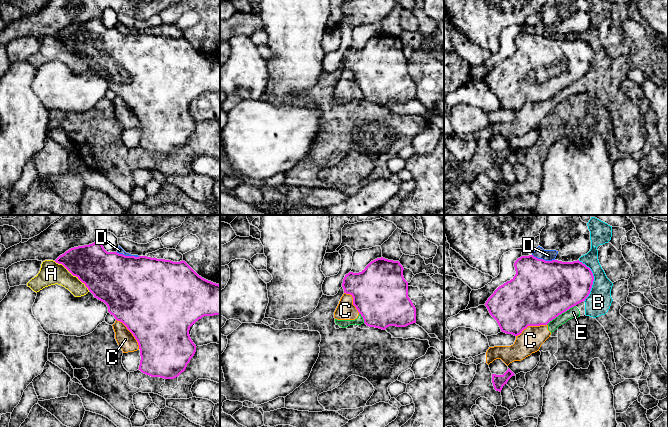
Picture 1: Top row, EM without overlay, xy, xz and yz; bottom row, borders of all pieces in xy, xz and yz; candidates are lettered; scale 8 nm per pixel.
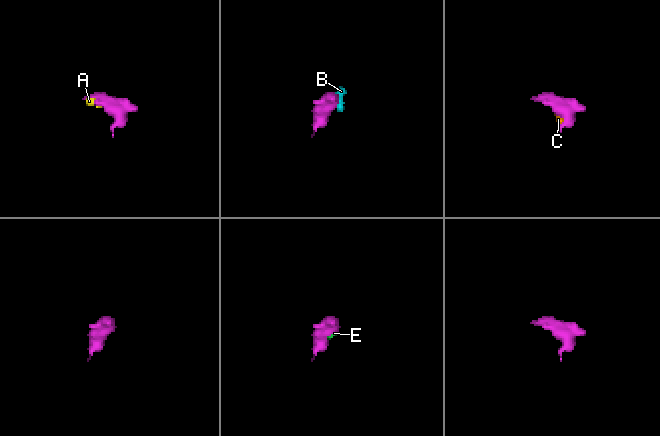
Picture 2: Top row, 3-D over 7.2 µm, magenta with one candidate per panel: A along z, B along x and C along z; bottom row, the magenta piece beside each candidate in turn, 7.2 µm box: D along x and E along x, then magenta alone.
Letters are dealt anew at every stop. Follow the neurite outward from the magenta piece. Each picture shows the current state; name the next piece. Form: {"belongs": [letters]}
{"belongs": []}

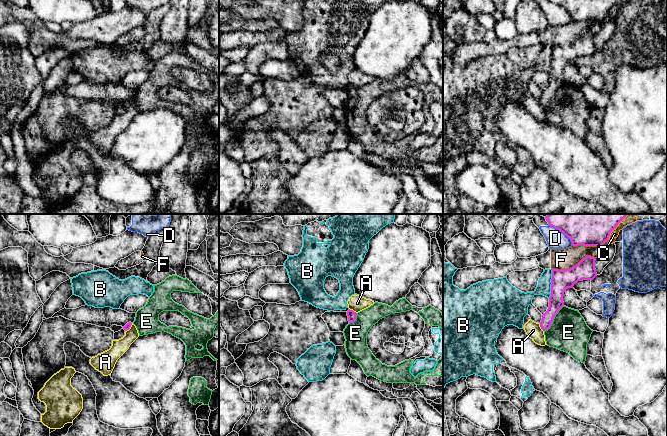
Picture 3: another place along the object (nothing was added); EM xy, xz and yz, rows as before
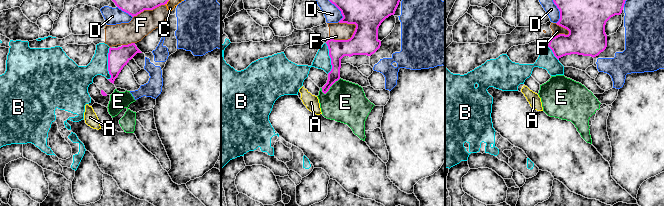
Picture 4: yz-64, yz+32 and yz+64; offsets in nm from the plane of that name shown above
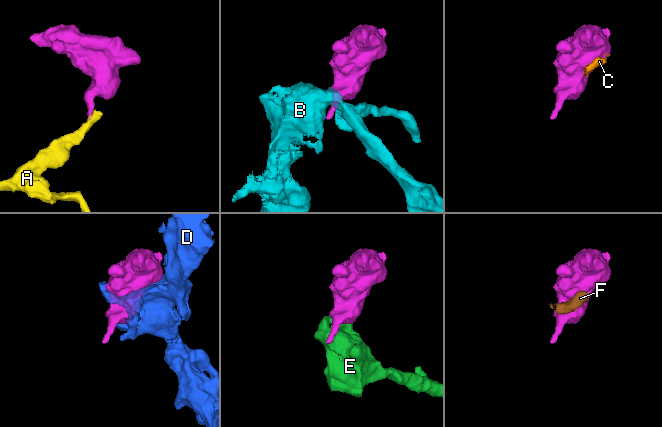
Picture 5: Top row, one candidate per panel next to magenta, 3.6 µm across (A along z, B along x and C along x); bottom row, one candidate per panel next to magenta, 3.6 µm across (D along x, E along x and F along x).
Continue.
{"belongs": []}

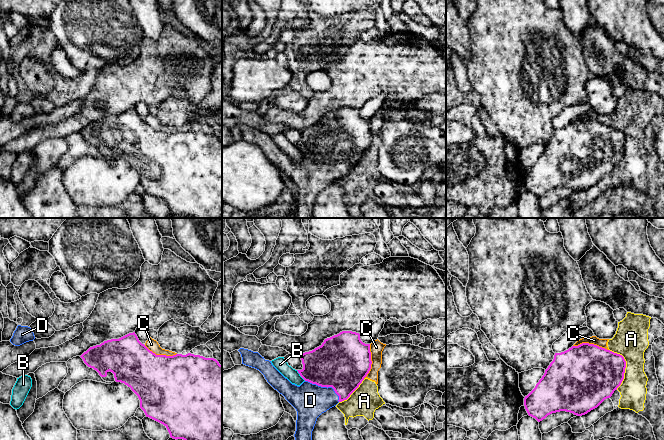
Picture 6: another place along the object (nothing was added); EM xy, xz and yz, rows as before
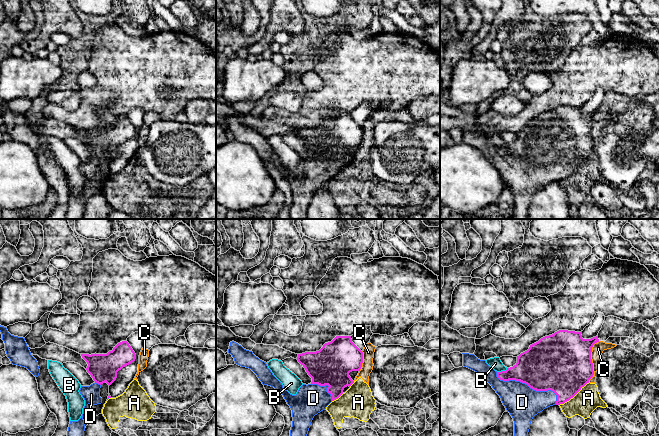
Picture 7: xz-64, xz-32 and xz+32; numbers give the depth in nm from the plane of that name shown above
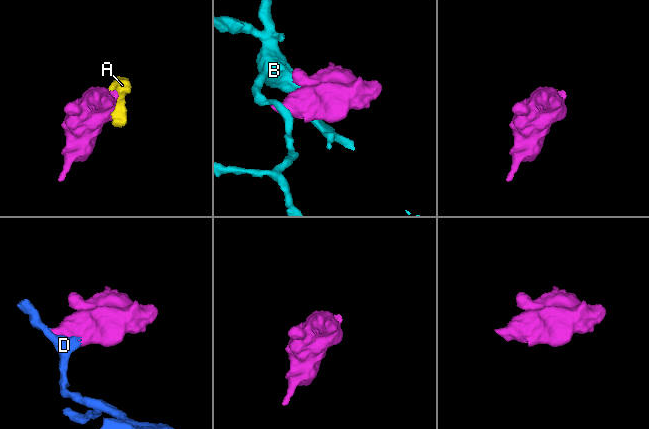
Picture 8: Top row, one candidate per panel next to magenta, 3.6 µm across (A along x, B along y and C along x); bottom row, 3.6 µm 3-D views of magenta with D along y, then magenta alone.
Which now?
{"belongs": ["D"]}

